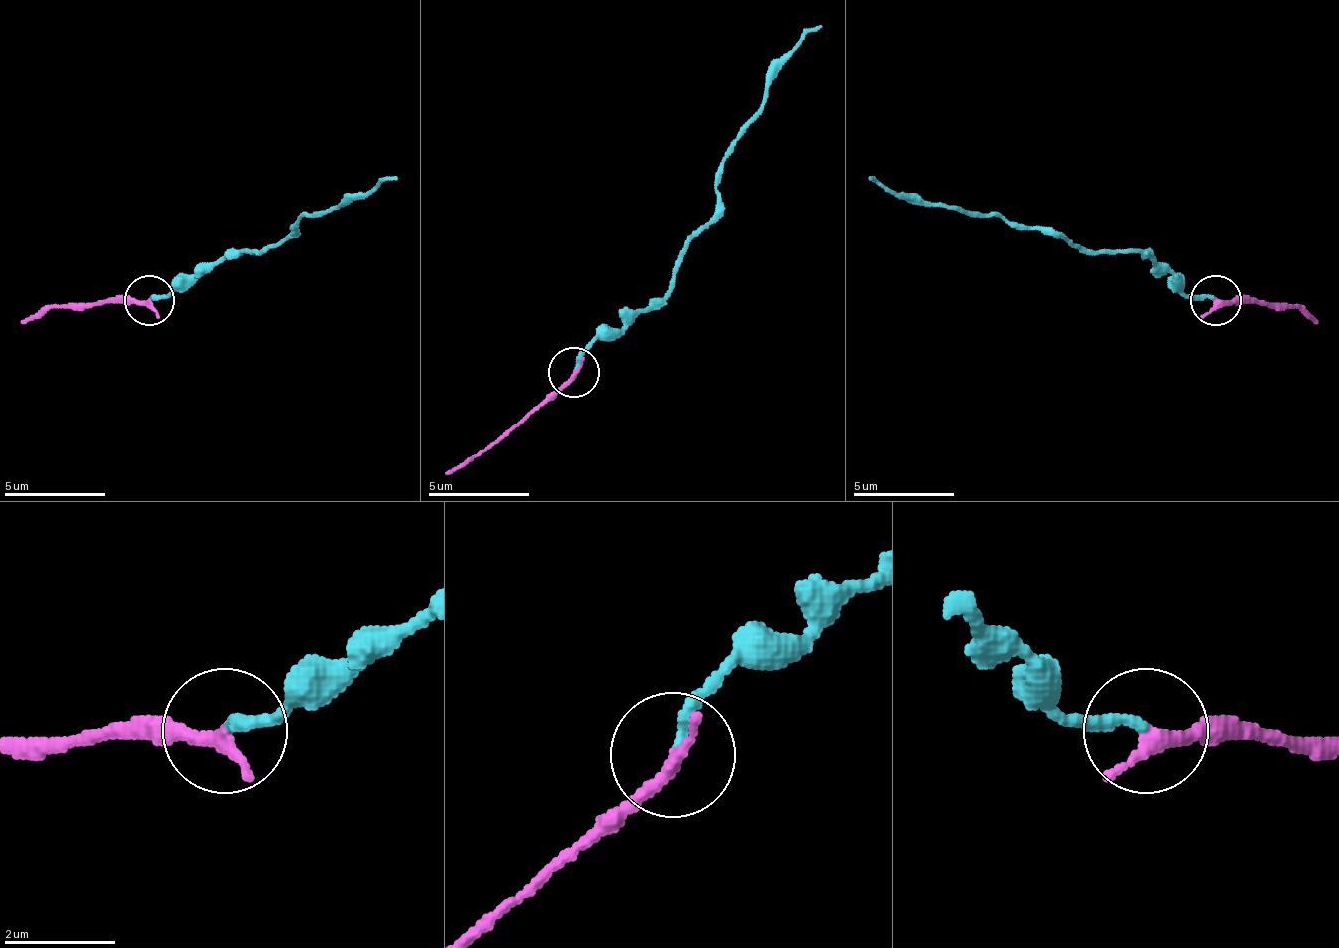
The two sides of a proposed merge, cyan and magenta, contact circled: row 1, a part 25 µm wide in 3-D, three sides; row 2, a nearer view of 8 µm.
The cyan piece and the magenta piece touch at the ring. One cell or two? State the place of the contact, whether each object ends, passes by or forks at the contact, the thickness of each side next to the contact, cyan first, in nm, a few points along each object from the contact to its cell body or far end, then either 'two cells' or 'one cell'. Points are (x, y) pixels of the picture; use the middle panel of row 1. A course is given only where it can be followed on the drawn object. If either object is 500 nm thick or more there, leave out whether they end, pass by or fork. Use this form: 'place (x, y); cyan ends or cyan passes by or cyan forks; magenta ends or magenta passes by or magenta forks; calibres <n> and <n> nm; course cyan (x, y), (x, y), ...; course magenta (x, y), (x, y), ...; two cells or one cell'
place (574, 372); cyan ends; magenta passes by; calibres 200 and 200 nm; course cyan (575, 371), (590, 346), (666, 295), (691, 239), (716, 209), (716, 169), (762, 103), (767, 73), (822, 27); course magenta (575, 371), (479, 452), (444, 472); one cell

